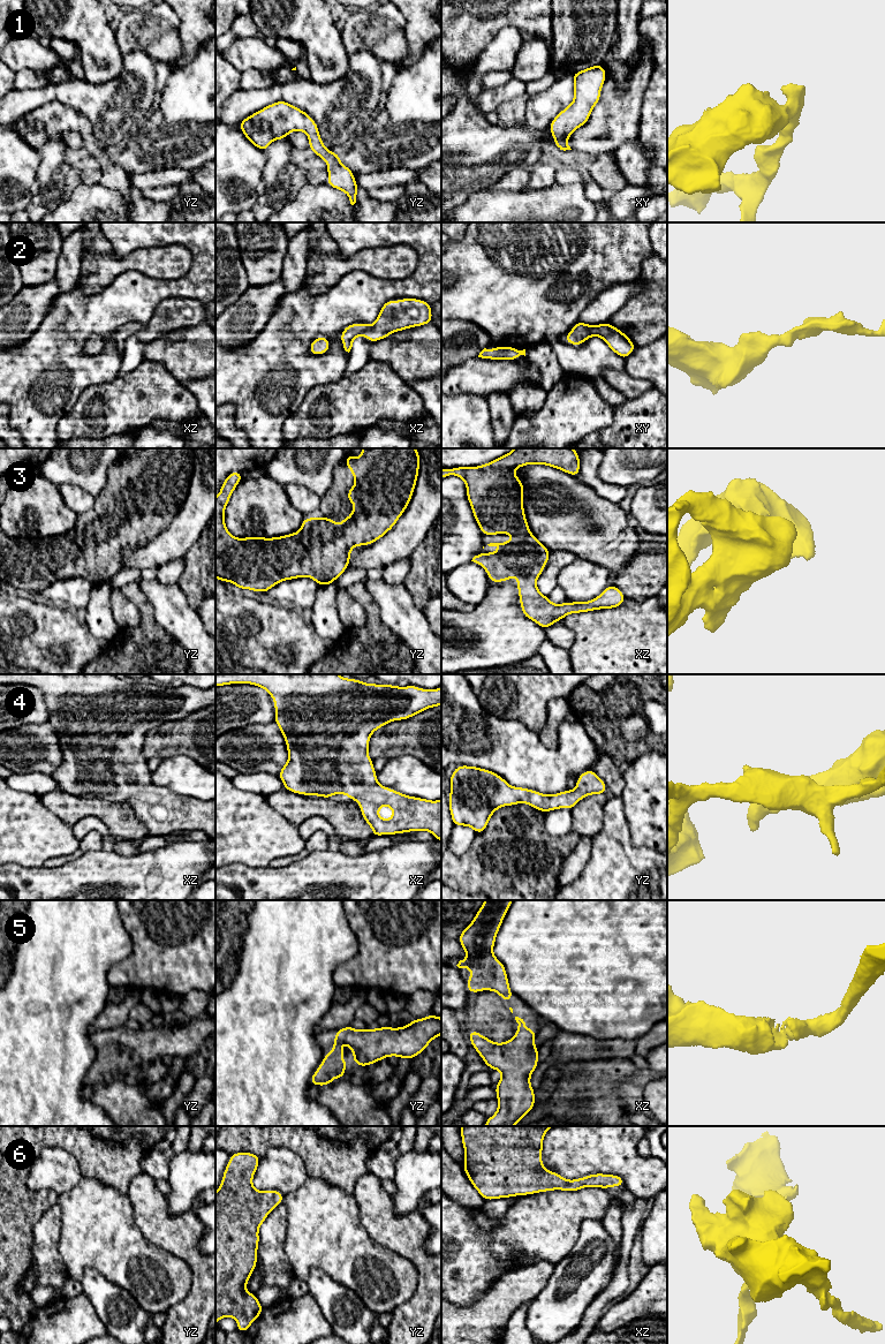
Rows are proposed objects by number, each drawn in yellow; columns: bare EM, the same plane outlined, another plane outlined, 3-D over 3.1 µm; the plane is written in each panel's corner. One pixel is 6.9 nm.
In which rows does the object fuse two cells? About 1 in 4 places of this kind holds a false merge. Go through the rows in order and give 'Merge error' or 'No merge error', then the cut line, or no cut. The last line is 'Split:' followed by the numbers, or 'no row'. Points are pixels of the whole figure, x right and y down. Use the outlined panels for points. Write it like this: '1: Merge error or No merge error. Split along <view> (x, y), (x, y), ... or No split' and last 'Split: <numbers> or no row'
1: No merge error. No split
2: No merge error. No split
3: No merge error. No split
4: No merge error. No split
5: No merge error. No split
6: No merge error. No split
Split: no row

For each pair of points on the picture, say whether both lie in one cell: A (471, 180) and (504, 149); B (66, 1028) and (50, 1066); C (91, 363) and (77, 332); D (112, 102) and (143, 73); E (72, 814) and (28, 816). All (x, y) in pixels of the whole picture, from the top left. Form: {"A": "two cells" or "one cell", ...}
{"A": "one cell", "B": "one cell", "C": "one cell", "D": "one cell", "E": "two cells"}

